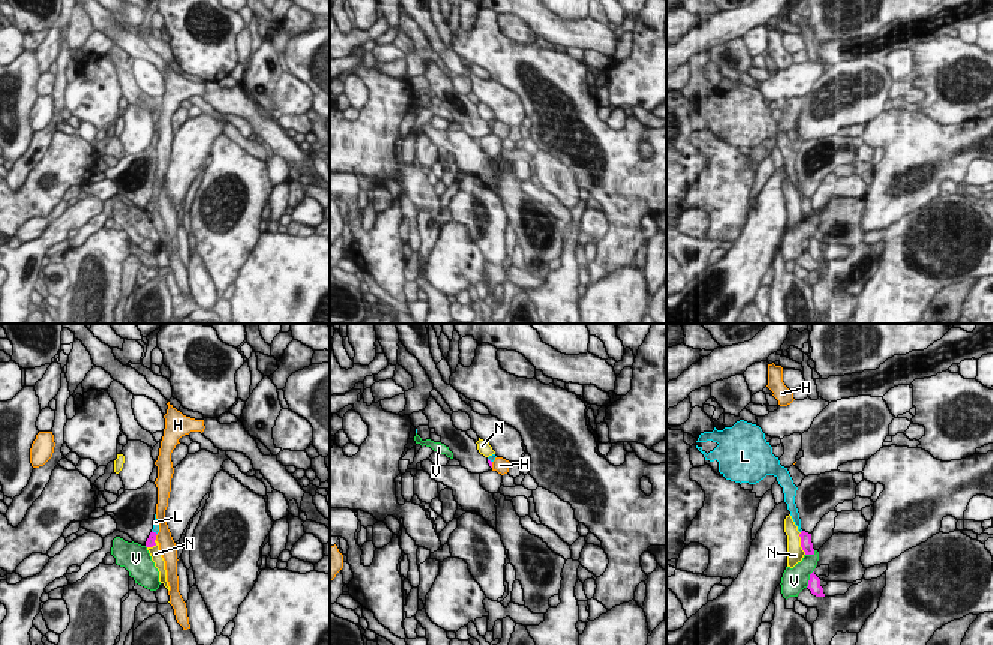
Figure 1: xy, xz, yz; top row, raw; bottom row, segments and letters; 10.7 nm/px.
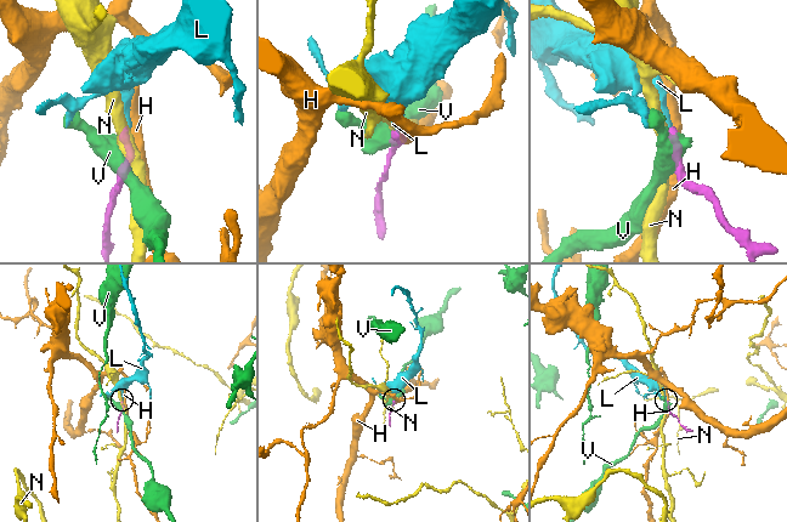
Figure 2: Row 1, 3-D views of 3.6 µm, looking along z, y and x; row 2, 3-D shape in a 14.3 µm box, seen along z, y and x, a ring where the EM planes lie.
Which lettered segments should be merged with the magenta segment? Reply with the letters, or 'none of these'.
L

